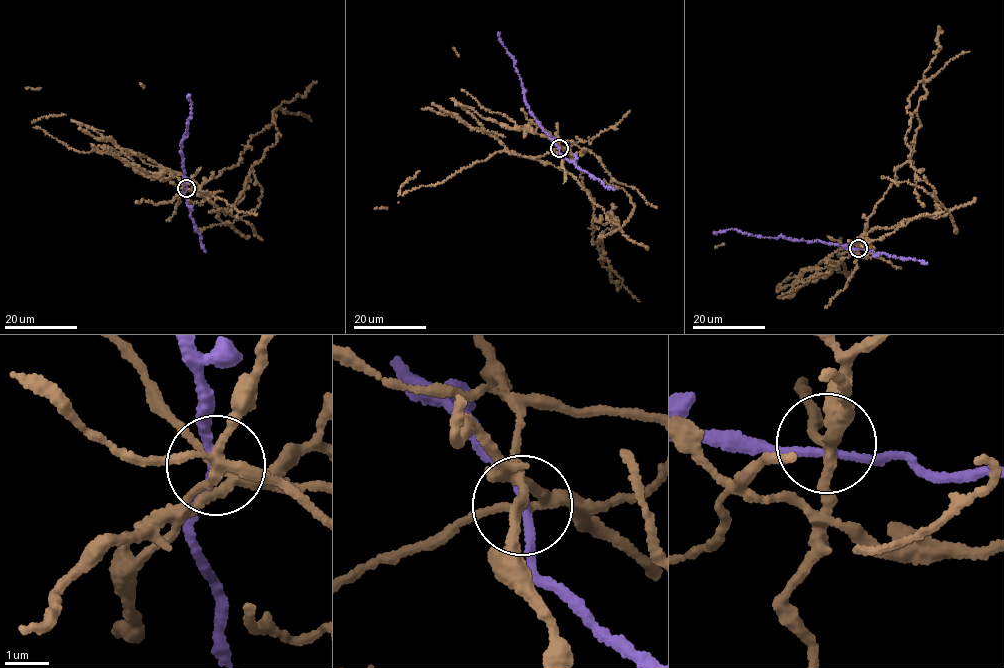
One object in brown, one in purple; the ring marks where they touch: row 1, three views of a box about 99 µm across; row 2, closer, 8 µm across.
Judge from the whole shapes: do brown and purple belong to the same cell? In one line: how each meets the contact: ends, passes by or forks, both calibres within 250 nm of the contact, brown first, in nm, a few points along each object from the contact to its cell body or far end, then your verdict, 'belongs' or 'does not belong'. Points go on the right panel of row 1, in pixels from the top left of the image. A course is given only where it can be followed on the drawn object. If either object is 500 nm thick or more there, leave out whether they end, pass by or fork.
brown forks | purple passes by | 180/170 nm | brown via (858, 248), (914, 150), (924, 80), (909, 96), (905, 138), (915, 175), (936, 197), (929, 215) | purple via (858, 249), (820, 240), (754, 236), (732, 229), (713, 232) | does not belong

